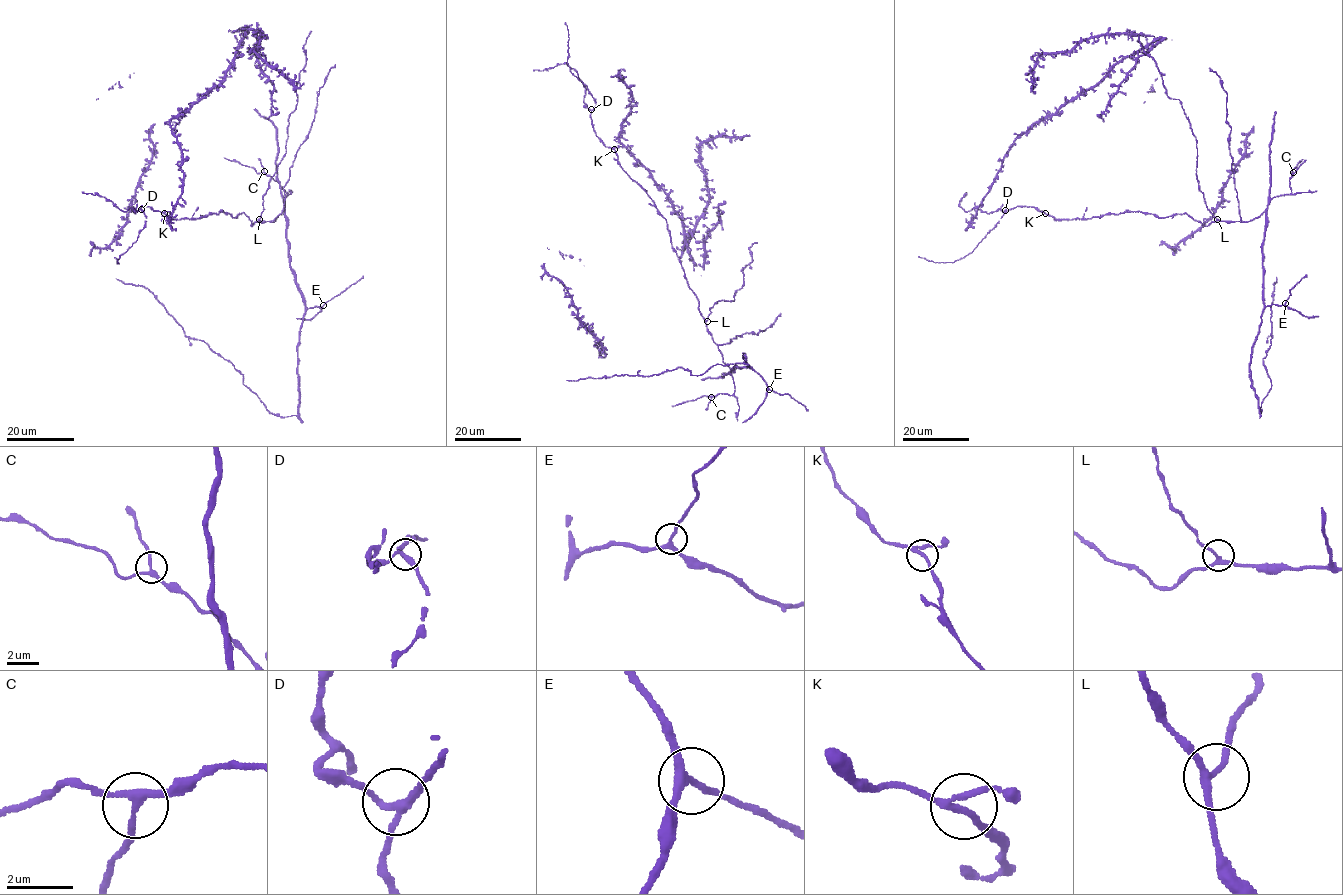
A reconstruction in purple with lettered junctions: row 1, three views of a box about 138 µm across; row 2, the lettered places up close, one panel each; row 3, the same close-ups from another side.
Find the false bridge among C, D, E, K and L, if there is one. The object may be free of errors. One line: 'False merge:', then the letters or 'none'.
False merge: none

